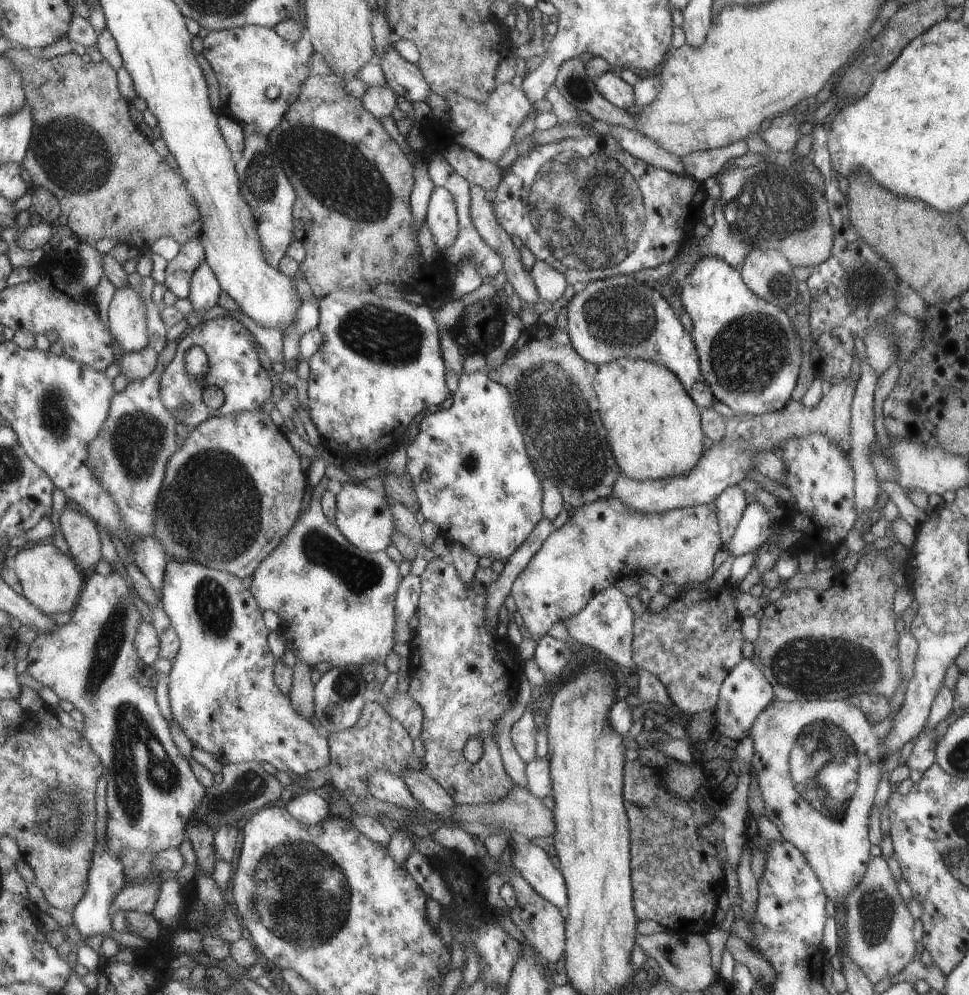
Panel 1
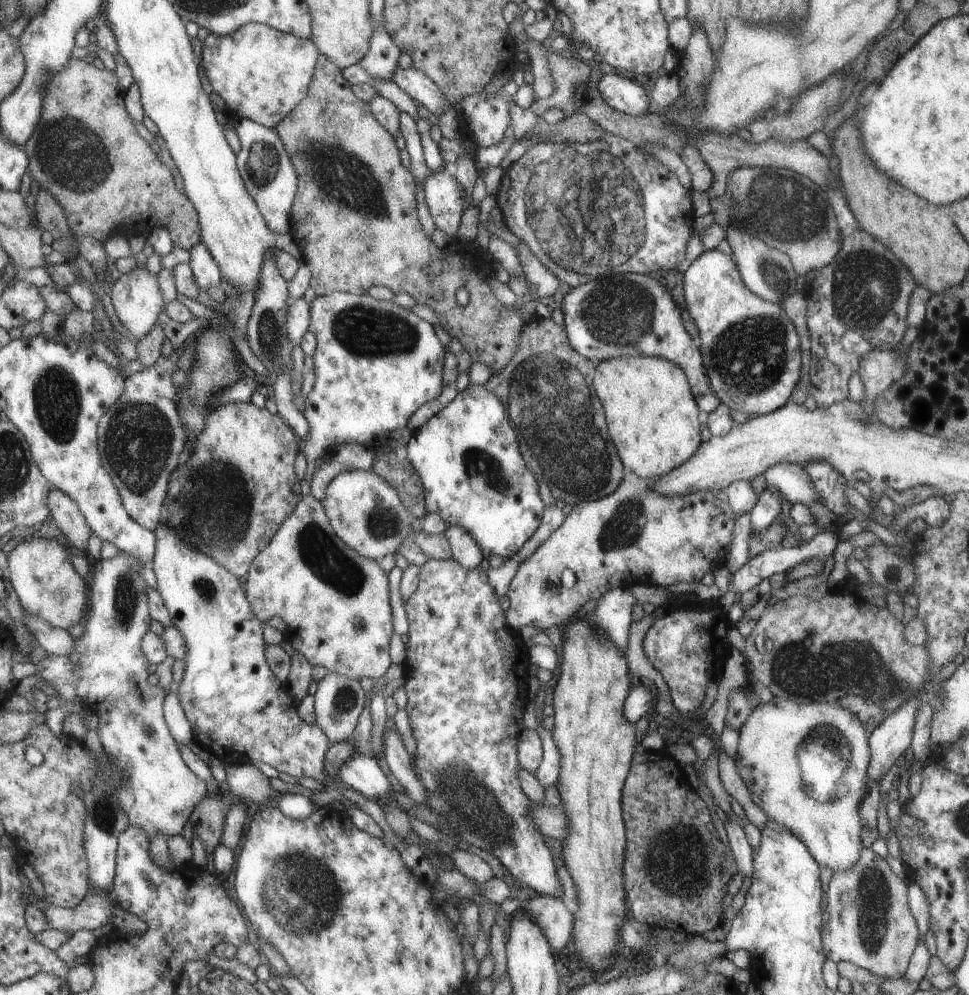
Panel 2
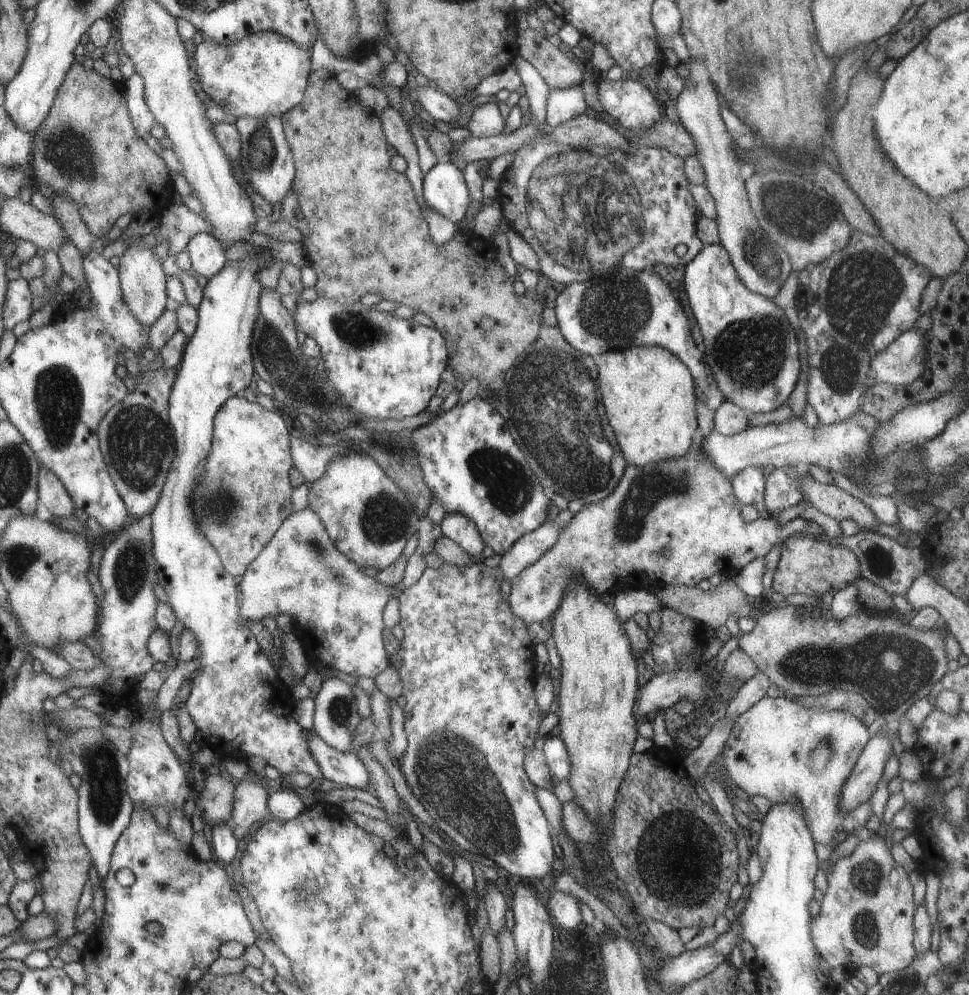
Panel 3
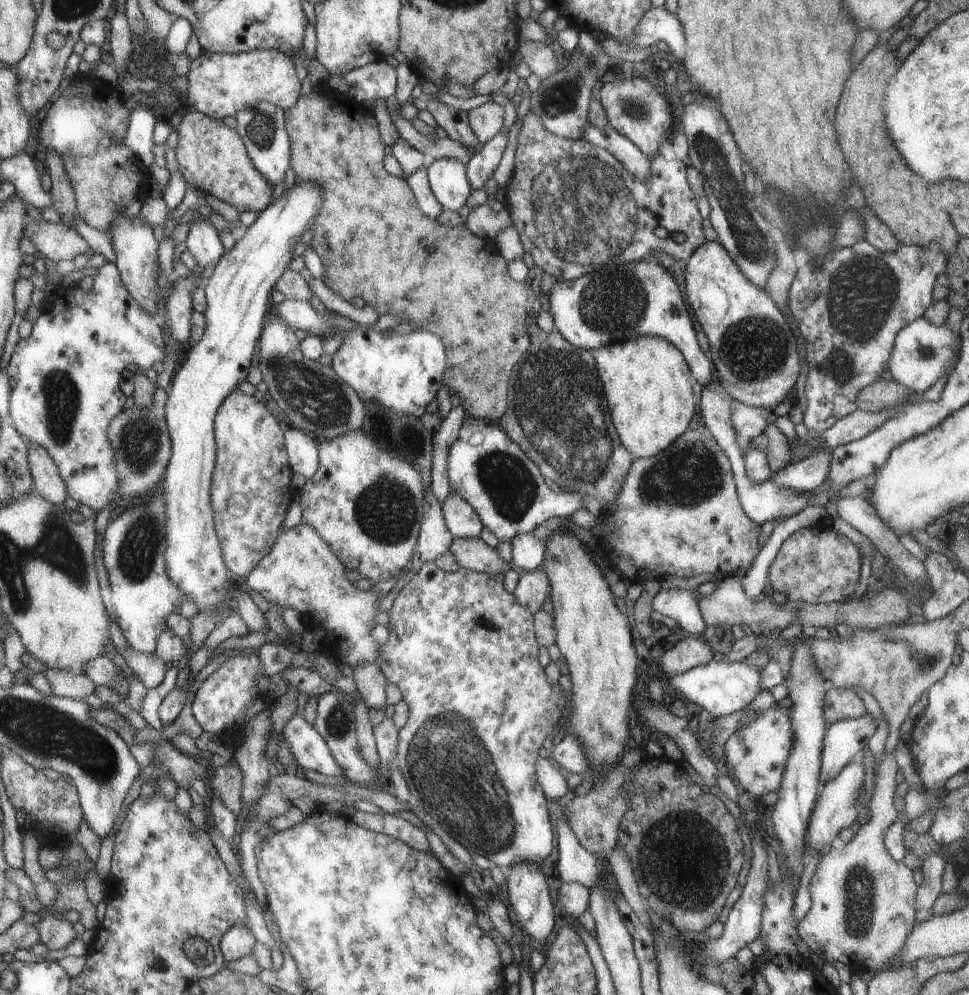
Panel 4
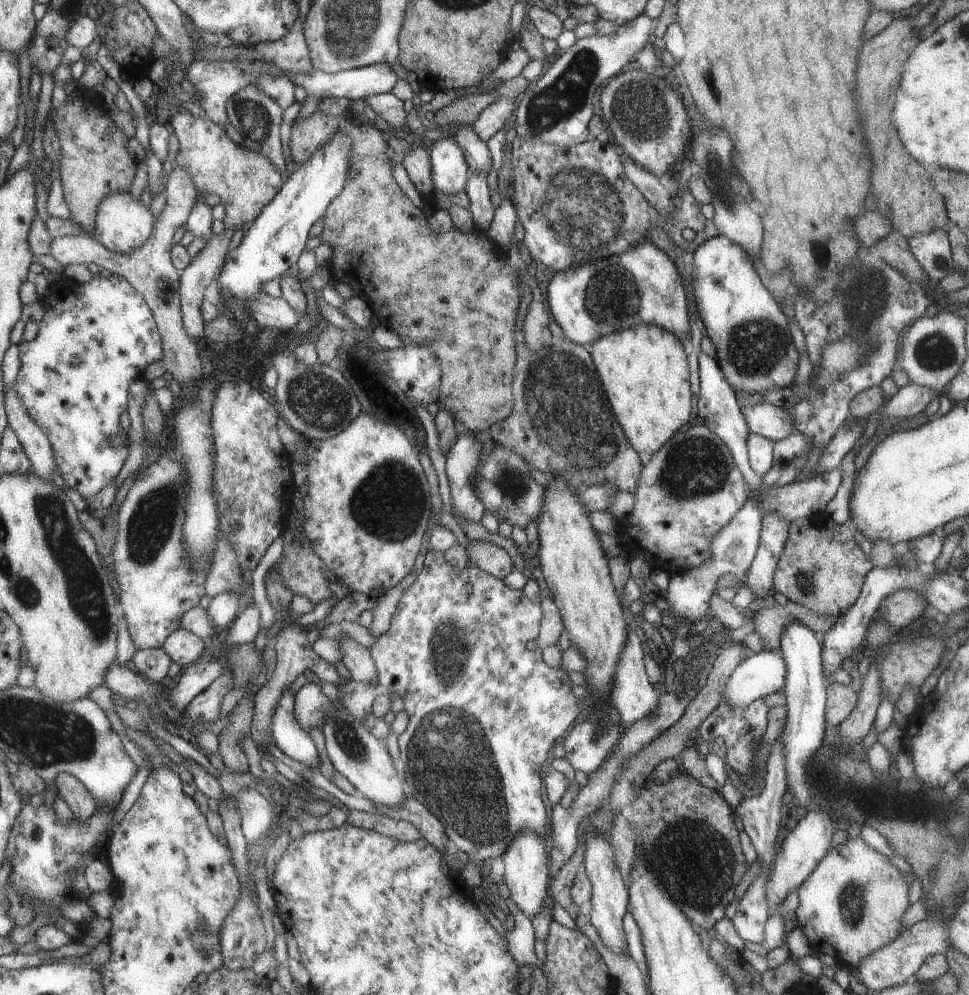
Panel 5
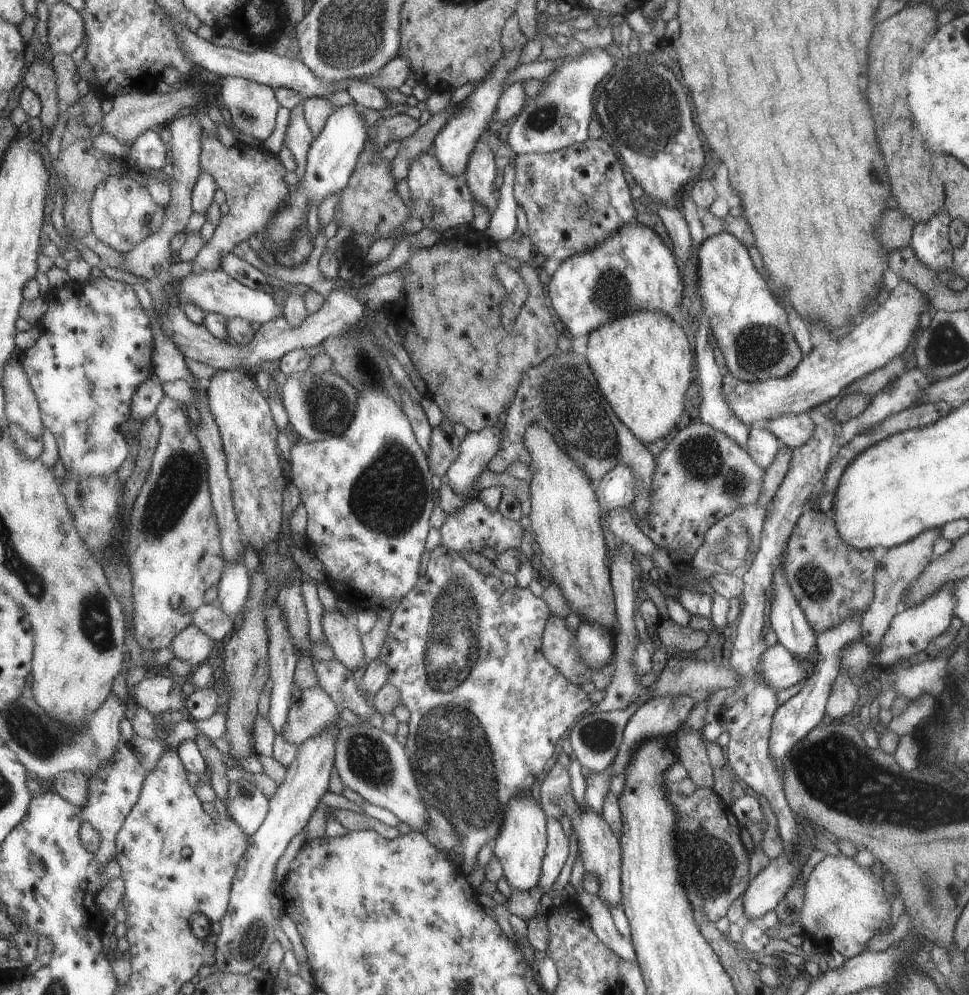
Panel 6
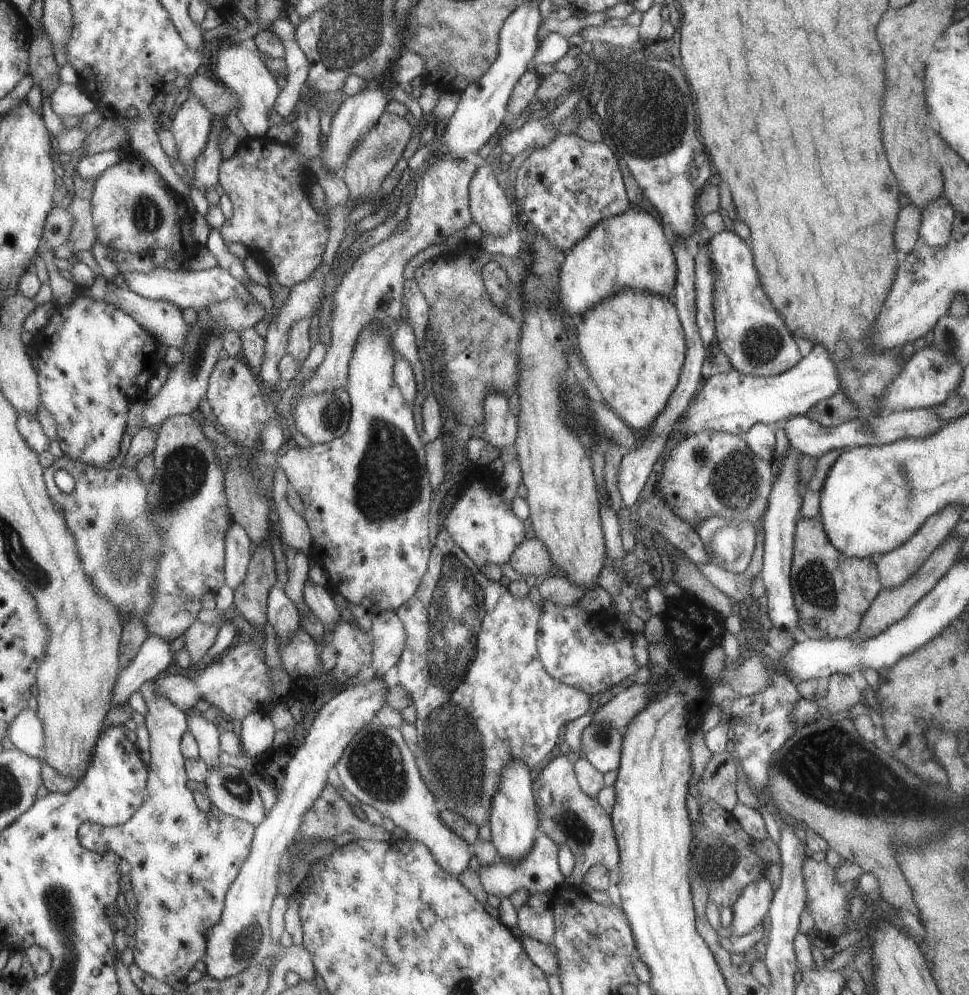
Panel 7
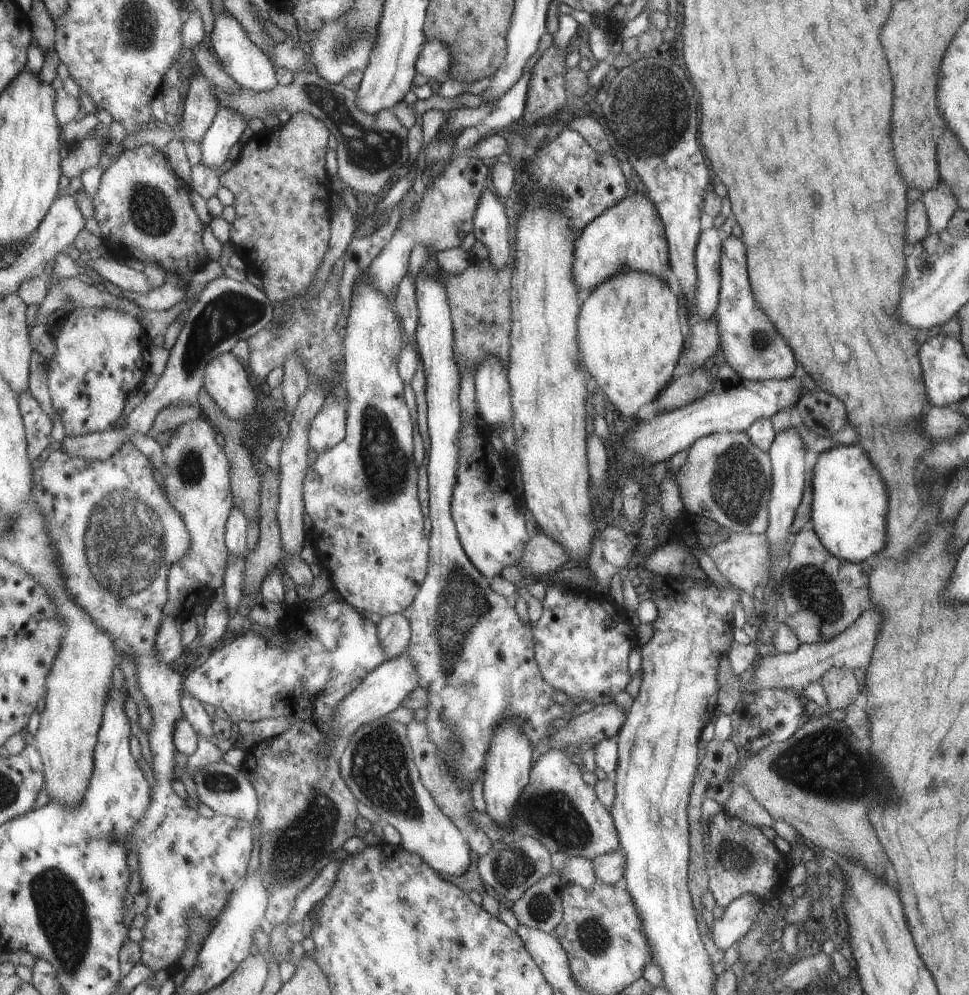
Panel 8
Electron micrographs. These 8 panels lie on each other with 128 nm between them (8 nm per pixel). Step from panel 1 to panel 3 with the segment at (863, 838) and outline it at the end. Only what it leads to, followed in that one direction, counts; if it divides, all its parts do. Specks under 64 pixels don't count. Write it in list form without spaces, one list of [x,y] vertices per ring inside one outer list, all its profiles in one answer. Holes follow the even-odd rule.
[[[788,697],[781,698],[761,698],[758,702],[755,702],[753,706],[751,706],[748,710],[745,710],[737,719],[733,722],[733,727],[729,732],[729,737],[723,746],[723,766],[725,766],[725,770],[727,770],[727,774],[729,774],[729,779],[733,786],[736,787],[736,790],[741,796],[749,796],[749,795],[759,795],[769,800],[771,804],[783,804],[783,802],[791,802],[791,800],[795,800],[795,802],[799,802],[799,808],[801,808],[801,816],[803,816],[803,820],[805,820],[805,824],[807,824],[809,829],[809,834],[813,836],[813,842],[817,842],[817,844],[821,845],[831,845],[832,848],[835,848],[833,841],[835,840],[834,835],[837,833],[837,830],[841,831],[841,821],[843,812],[839,810],[839,798],[841,798],[841,790],[840,787],[843,786],[843,782],[847,780],[847,776],[851,774],[851,770],[859,758],[860,753],[864,750],[865,744],[869,741],[869,734],[867,733],[867,727],[864,726],[863,723],[860,722],[859,719],[854,718],[851,714],[847,712],[842,712],[839,710],[825,710],[825,708],[805,708],[805,706],[801,706],[799,702],[795,702],[795,700],[789,699]],[[821,740],[825,740],[825,742],[829,742],[827,746],[833,750],[831,752],[831,756],[829,756],[829,760],[827,760],[827,770],[821,770],[821,772],[811,772],[811,768],[809,768],[809,758],[810,753],[815,746],[819,746],[821,744]]]

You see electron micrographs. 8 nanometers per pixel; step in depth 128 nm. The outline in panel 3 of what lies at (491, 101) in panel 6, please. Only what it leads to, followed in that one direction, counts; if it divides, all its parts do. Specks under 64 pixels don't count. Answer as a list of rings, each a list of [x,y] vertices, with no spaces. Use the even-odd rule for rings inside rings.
[[[446,159],[438,160],[424,175],[422,196],[433,213],[456,225],[464,218],[471,201],[462,170]]]

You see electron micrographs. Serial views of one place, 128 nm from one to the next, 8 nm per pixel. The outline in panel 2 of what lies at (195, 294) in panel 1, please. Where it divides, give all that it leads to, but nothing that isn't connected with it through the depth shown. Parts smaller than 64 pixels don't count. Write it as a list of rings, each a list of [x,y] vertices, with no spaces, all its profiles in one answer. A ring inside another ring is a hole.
[[[200,241],[188,252],[190,255],[188,262],[191,264],[191,271],[199,292],[205,293],[211,286],[222,285],[219,268]]]

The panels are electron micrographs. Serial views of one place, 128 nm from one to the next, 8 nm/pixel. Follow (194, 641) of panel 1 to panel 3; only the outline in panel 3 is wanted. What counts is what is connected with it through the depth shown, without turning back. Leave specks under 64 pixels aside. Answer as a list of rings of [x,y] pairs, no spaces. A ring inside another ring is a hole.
[[[261,256],[227,262],[215,276],[207,280],[202,289],[202,298],[196,309],[198,320],[195,332],[185,344],[177,367],[177,378],[169,394],[168,416],[173,434],[176,435],[176,453],[173,454],[172,466],[165,478],[160,500],[150,514],[153,564],[156,567],[156,583],[165,591],[167,606],[171,608],[176,620],[182,622],[183,628],[191,630],[197,640],[197,674],[189,684],[190,692],[184,704],[195,729],[199,730],[198,744],[213,750],[220,760],[259,756],[265,760],[265,764],[275,768],[280,776],[302,772],[311,776],[314,782],[326,785],[321,768],[309,752],[310,730],[303,732],[291,718],[293,696],[289,694],[286,684],[277,678],[273,666],[267,662],[255,636],[249,630],[249,620],[237,614],[239,600],[235,600],[237,588],[233,575],[219,562],[220,556],[215,548],[197,532],[197,523],[193,520],[189,506],[191,490],[201,480],[205,458],[208,458],[209,446],[212,446],[212,421],[217,410],[239,390],[252,385],[255,379],[251,342],[253,324],[260,316],[257,300],[260,298],[261,286],[257,282],[257,272],[268,265],[267,258]]]

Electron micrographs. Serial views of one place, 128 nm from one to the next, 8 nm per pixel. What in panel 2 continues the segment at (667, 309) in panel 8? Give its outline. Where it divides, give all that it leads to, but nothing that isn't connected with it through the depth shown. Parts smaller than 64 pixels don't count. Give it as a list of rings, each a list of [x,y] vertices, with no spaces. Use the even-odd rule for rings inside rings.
[[[639,355],[636,357],[618,356],[599,361],[595,364],[594,370],[595,376],[593,376],[593,378],[597,378],[597,394],[601,394],[601,402],[605,402],[603,410],[607,422],[607,430],[609,430],[609,434],[613,434],[613,442],[615,442],[615,446],[617,446],[617,450],[619,450],[619,458],[624,466],[627,466],[627,468],[641,478],[655,479],[668,473],[671,469],[675,469],[676,466],[687,461],[688,458],[696,452],[697,445],[701,442],[701,438],[699,438],[699,420],[697,420],[697,412],[699,412],[699,410],[697,410],[698,406],[695,406],[696,401],[693,398],[688,378],[684,371],[681,370],[681,367],[658,356]]]

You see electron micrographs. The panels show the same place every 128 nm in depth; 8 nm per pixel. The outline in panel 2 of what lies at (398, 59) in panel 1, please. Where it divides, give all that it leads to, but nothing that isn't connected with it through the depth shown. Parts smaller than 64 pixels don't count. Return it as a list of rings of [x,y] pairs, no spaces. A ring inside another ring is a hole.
[[[396,66],[391,81],[395,82],[415,104],[422,105],[431,114],[438,116],[448,105],[439,87],[413,66],[408,69],[399,69]]]

